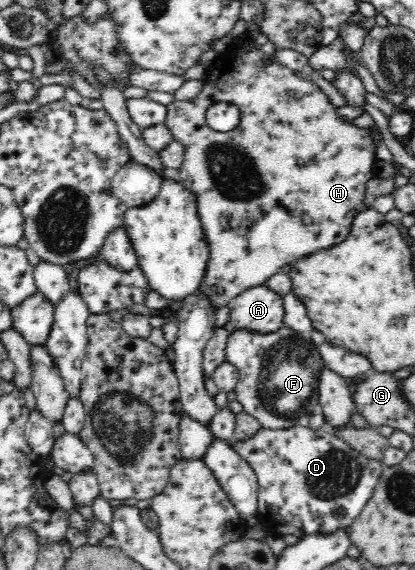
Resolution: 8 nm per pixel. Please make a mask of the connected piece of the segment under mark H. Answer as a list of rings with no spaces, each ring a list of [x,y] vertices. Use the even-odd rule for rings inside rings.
[[[236,42],[230,50],[221,56],[219,62],[208,69],[207,75],[203,79],[203,90],[196,102],[190,103],[175,99],[170,105],[165,106],[167,108],[165,125],[170,129],[174,139],[186,145],[184,162],[179,169],[174,171],[176,180],[182,183],[184,189],[195,196],[197,215],[202,223],[202,230],[209,248],[207,271],[196,293],[201,294],[211,304],[211,308],[216,311],[224,308],[224,306],[230,306],[231,300],[234,300],[239,293],[249,288],[262,286],[270,276],[281,272],[282,266],[290,265],[301,257],[308,256],[311,252],[330,248],[338,241],[344,240],[350,232],[354,216],[361,210],[368,208],[363,203],[361,194],[366,182],[375,178],[372,165],[378,158],[374,156],[373,142],[367,129],[354,127],[354,125],[347,123],[347,119],[340,117],[334,111],[335,106],[328,101],[328,97],[314,83],[308,83],[308,81],[294,75],[292,70],[275,61],[274,57],[273,63],[270,65],[262,63],[263,55],[260,48],[255,49],[252,43],[238,44]],[[220,101],[232,103],[240,109],[240,122],[234,130],[216,132],[210,128],[205,119],[208,107]]]

